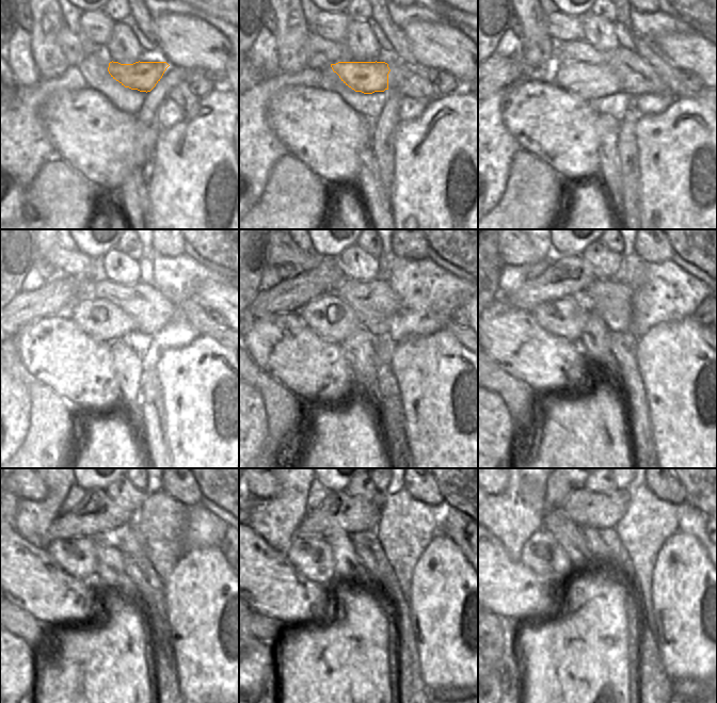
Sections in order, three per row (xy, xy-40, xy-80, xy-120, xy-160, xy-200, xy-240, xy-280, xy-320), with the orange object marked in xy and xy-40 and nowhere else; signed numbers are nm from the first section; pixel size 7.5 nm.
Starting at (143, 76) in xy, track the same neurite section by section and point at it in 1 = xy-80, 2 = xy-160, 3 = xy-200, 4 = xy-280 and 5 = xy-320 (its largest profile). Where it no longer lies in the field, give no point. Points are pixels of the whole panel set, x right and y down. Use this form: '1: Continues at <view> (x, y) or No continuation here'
1: Continues at xy-80 (588, 81)
2: Continues at xy-160 (329, 316)
3: Continues at xy-200 (566, 318)
4: Continues at xy-280 (313, 557)
5: Continues at xy-320 (542, 554).

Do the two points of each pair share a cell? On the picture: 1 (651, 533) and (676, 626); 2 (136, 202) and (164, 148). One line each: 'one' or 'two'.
1: two
2: two

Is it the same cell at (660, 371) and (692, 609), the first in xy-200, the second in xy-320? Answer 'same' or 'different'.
same

